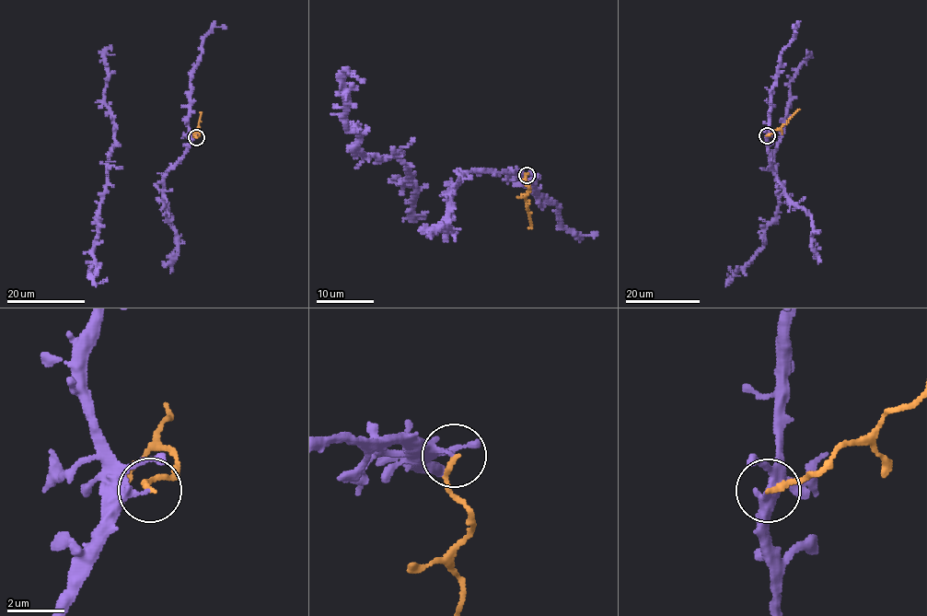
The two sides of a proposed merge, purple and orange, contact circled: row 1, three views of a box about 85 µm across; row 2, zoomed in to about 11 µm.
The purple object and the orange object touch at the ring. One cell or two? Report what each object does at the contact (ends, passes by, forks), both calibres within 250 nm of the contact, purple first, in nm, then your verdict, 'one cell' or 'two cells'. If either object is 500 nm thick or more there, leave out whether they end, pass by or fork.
purple ends; orange ends; calibres 180 and 190 nm; two cells

